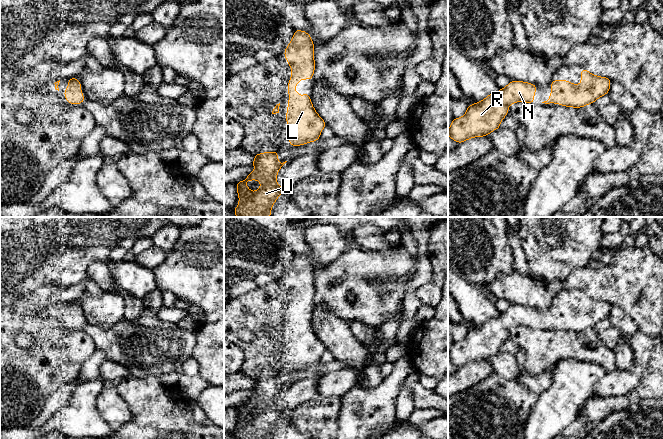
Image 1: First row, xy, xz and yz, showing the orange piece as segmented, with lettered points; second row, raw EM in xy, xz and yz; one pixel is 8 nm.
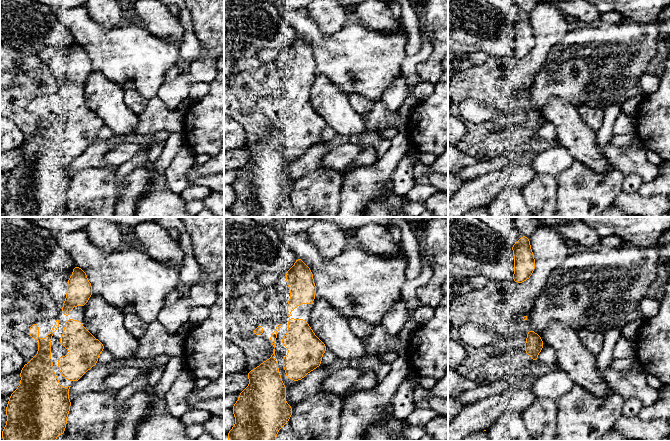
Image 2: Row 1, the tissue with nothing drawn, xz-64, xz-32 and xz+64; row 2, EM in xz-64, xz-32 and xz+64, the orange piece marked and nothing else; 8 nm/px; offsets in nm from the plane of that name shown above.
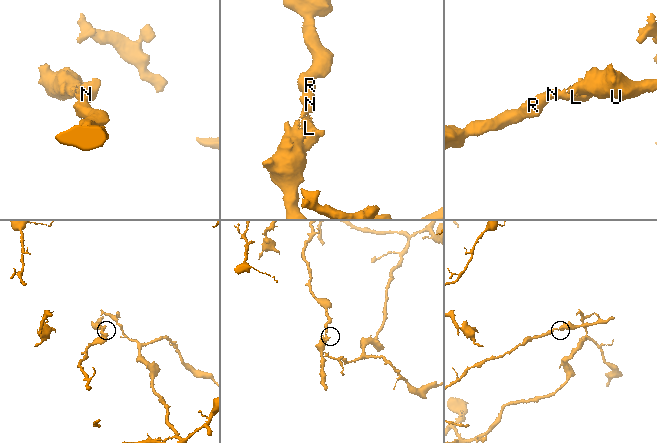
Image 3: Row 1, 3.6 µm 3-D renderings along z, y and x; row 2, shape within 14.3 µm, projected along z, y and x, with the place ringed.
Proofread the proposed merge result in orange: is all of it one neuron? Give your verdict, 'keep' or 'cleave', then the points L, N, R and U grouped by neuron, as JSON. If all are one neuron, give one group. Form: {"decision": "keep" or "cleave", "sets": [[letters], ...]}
{"decision": "keep", "sets": [["L", "N", "R", "U"]]}

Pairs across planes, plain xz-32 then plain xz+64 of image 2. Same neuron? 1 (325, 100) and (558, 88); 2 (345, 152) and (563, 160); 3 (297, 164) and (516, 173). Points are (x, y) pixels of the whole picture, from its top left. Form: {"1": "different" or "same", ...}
{"1": "different", "2": "same", "3": "same"}

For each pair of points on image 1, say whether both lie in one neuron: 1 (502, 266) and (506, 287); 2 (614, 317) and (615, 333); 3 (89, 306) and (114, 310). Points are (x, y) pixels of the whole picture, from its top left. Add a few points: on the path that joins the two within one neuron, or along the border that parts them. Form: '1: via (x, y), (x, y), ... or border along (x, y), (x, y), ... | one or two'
1: border along (514, 269), (509, 273), (500, 273), (489, 284) | two
2: border along (612, 325), (623, 332) | two
3: via (95, 307), (99, 310), (108, 310) | one

